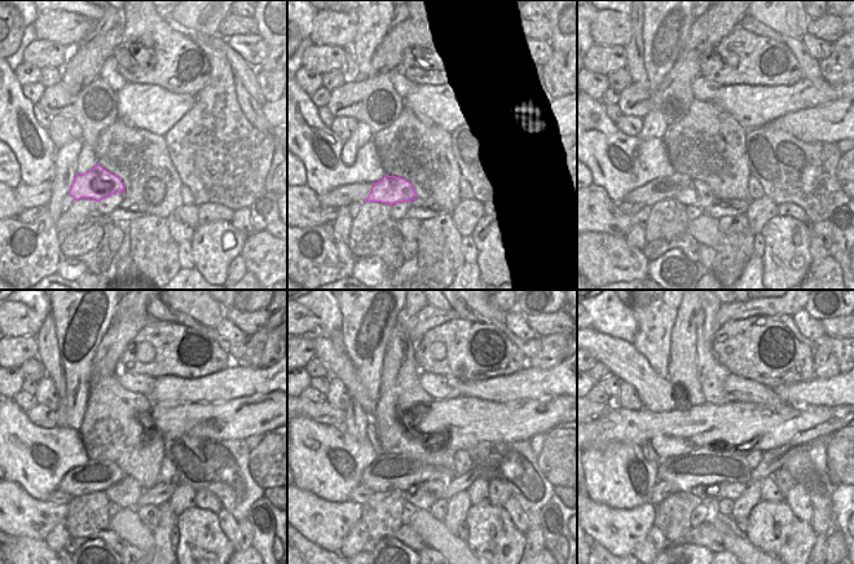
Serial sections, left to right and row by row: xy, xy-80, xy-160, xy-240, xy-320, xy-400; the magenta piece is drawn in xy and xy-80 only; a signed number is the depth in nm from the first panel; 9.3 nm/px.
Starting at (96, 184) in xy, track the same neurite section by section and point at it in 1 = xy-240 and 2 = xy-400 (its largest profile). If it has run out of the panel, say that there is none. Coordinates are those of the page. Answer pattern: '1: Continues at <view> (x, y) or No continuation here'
1: Continues at xy-240 (126, 493)
2: Continues at xy-400 (733, 490)

